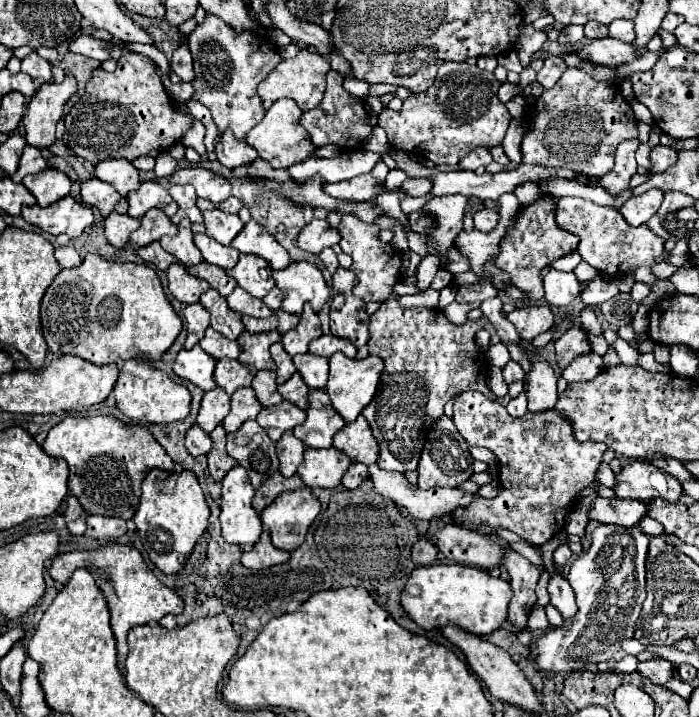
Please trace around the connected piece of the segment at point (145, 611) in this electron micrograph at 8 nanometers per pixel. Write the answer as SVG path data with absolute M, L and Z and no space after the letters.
M107 543L99 549L93 551L71 551L71 553L59 553L49 567L49 575L59 581L59 583L67 583L69 577L73 575L75 569L85 567L89 569L89 573L95 577L97 585L101 587L107 603L109 603L109 611L111 611L111 627L117 639L117 653L119 653L119 671L121 675L125 675L123 669L123 661L127 655L127 633L131 627L135 625L145 625L151 621L159 621L163 615L173 613L179 615L183 611L183 601L181 597L171 591L169 587L165 587L155 575L153 571L147 567L147 563L143 561L141 553L131 547L131 545L121 545L121 543Z

